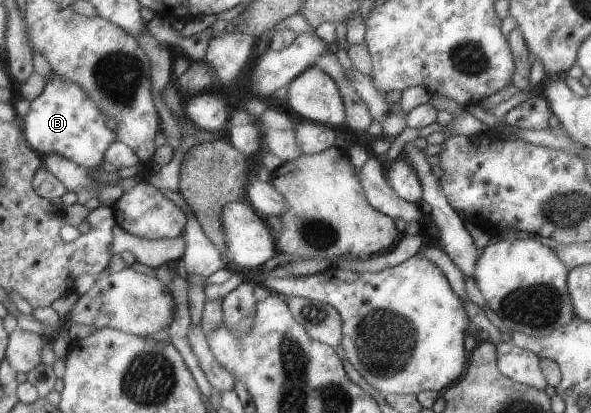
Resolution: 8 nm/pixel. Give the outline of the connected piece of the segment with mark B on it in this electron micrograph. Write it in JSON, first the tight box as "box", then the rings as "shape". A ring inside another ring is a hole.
{"box":[21,74,117,170],"shape":[[[52,74],[21,118],[26,143],[41,157],[56,154],[87,170],[101,168],[104,150],[117,141],[109,120],[78,84]]]}

